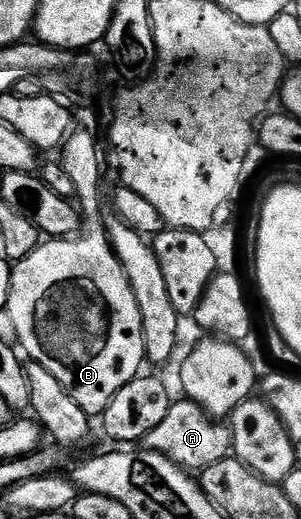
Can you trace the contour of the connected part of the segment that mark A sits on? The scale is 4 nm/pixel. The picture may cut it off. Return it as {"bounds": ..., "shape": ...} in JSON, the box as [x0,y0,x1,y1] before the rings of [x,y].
{"bounds":[144,397,234,473],"shape":[[[185,397],[171,402],[164,421],[152,429],[144,440],[145,450],[158,451],[176,464],[191,473],[200,473],[208,465],[216,465],[216,461],[231,458],[234,442],[230,436],[230,428],[208,414],[200,404],[193,403]]]}

